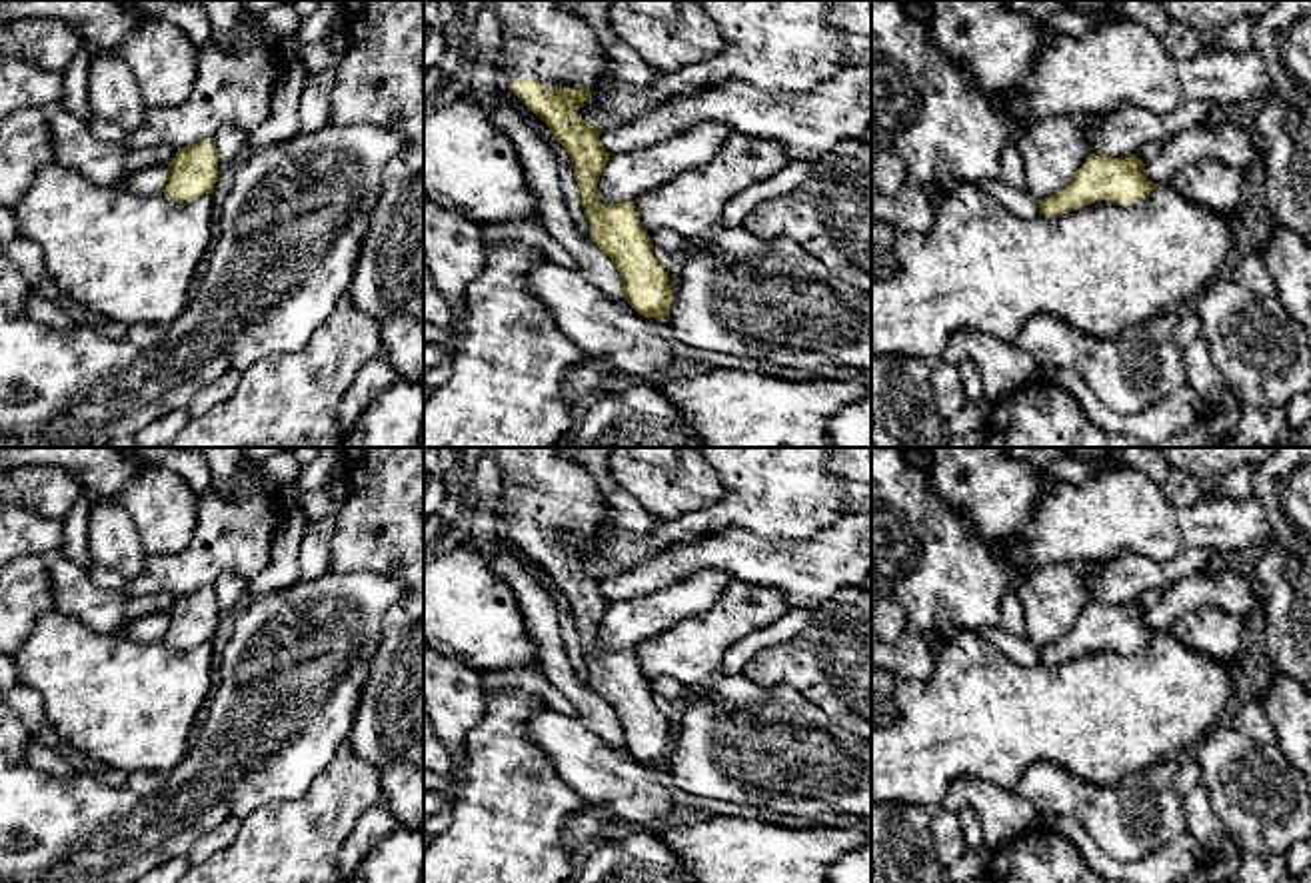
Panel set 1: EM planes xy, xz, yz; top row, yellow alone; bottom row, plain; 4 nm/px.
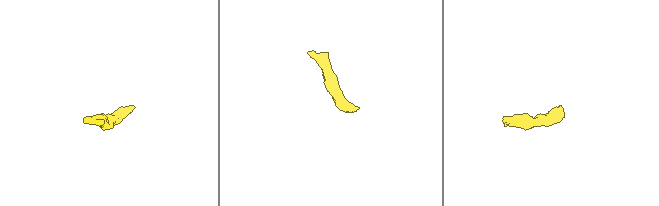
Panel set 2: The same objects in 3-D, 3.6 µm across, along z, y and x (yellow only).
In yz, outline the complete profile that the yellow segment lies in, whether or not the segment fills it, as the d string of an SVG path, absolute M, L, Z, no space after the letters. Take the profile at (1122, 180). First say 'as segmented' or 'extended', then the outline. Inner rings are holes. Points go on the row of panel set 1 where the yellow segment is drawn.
as segmented; M1091 154L1061 192L1035 200L1039 214L1057 218L1101 200L1119 206L1137 204L1159 186L1145 178L1145 166L1137 156L1107 158Z

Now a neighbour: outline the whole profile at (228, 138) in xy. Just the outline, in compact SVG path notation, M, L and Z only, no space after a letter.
M224 124L216 132L214 142L218 150L218 176L222 176L226 166L236 158L236 154L248 142L248 136L236 124Z

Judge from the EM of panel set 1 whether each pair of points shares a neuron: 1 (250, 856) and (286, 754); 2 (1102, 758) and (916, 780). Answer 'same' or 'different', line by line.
1: different
2: same

